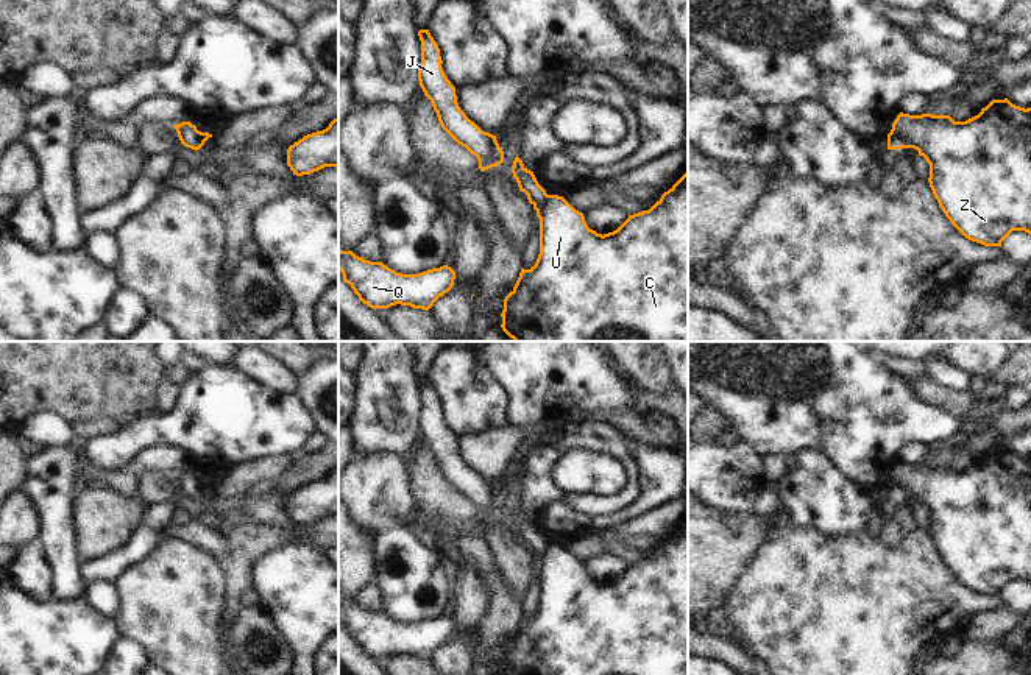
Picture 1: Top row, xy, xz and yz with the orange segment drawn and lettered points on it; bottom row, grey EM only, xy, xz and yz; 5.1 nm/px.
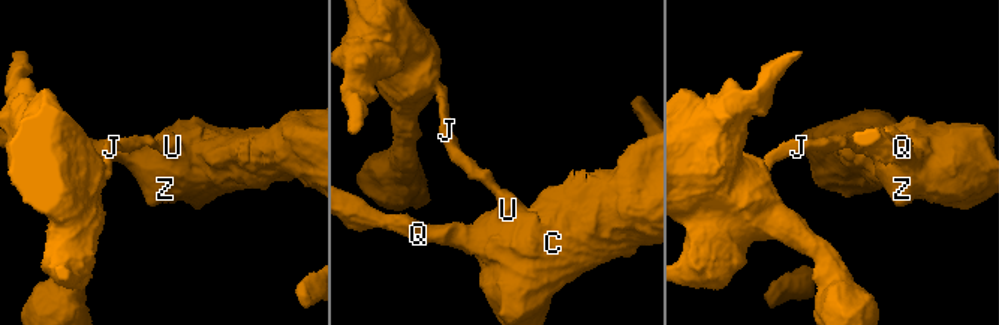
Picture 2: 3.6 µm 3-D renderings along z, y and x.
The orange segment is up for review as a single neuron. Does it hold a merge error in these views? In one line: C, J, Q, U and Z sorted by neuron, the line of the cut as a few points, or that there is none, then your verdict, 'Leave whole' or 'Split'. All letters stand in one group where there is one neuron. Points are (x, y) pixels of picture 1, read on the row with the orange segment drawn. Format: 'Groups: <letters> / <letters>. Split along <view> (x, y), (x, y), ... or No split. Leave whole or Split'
Groups: C Q U Z / J. Split along xz (548, 195), (534, 204). Split.

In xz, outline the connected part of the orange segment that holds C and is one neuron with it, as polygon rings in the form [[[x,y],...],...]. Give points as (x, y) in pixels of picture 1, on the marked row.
[[[688,170],[649,209],[633,215],[613,232],[597,234],[590,229],[582,212],[563,196],[547,195],[533,204],[540,218],[540,254],[530,270],[521,268],[513,290],[504,299],[502,330],[515,341],[688,341]]]

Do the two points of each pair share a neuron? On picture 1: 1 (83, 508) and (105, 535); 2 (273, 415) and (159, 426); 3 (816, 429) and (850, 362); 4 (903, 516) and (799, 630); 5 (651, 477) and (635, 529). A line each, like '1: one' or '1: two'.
1: one
2: one
3: one
4: two
5: two

